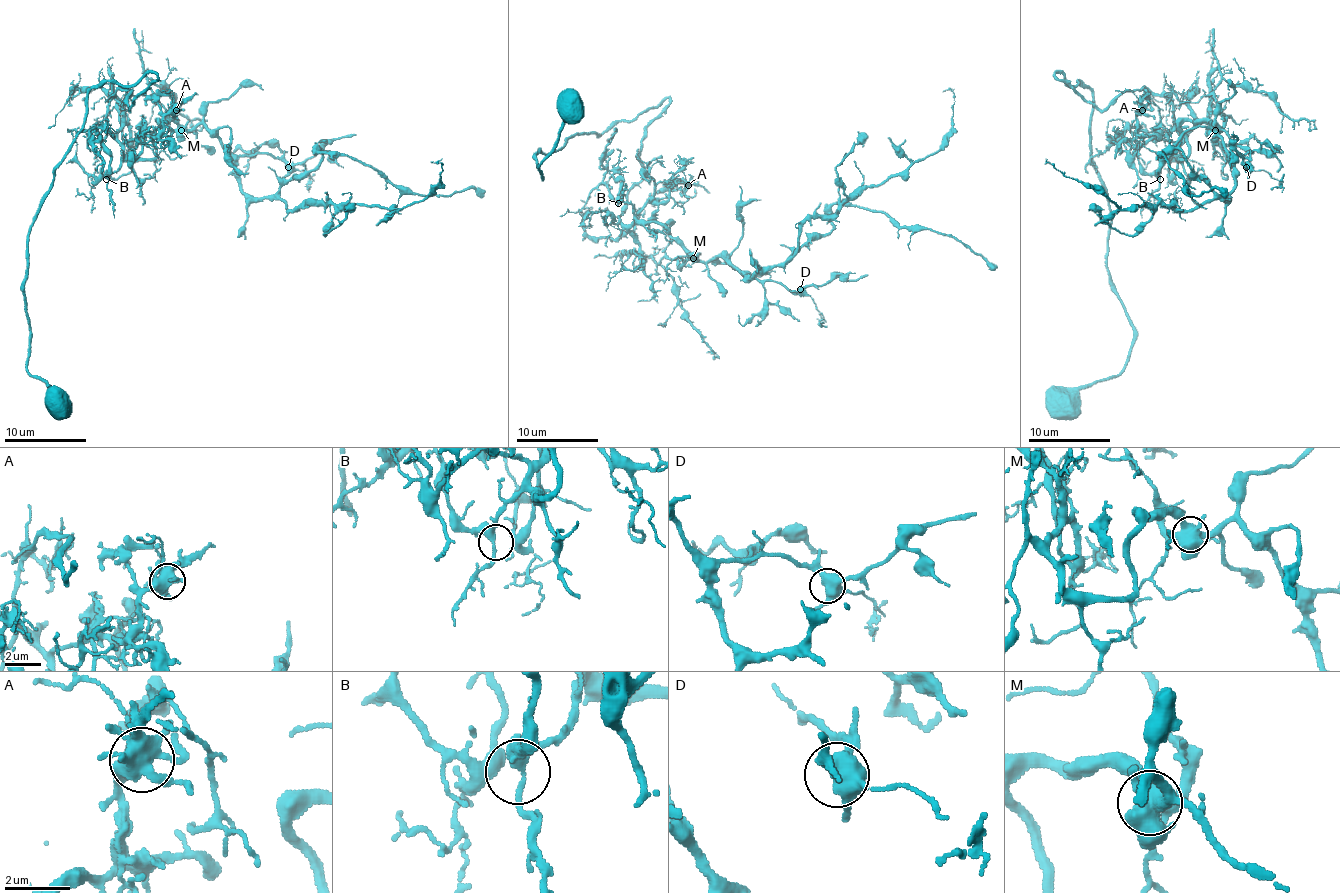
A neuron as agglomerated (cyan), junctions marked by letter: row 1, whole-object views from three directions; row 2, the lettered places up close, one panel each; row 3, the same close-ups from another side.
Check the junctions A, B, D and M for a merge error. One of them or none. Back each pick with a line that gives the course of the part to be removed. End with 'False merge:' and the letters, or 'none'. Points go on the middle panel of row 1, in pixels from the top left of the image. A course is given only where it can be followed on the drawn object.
M: Course of the part to remove: (694, 258), (682, 266), (665, 256), (661, 266), (673, 280), (686, 319), (712, 356), (706, 352)
False merge: M

